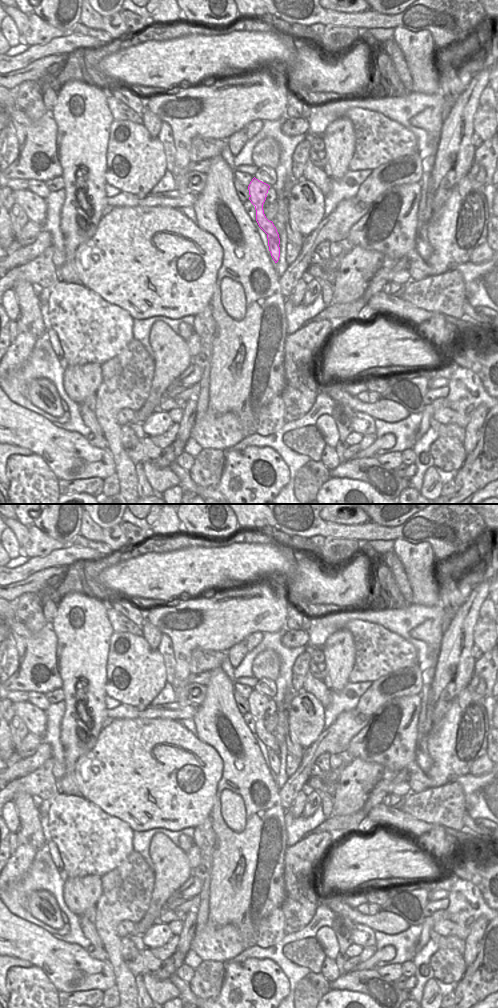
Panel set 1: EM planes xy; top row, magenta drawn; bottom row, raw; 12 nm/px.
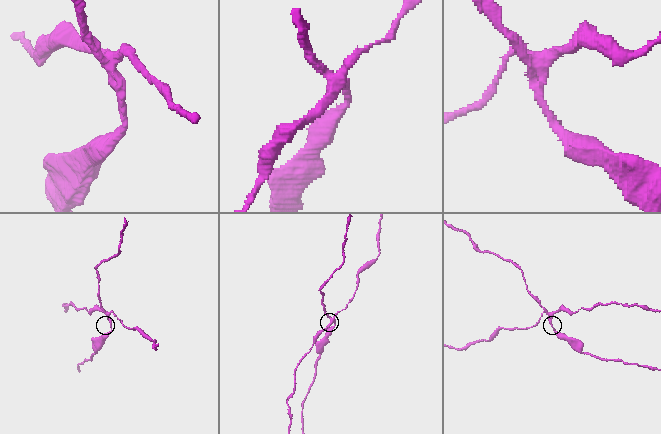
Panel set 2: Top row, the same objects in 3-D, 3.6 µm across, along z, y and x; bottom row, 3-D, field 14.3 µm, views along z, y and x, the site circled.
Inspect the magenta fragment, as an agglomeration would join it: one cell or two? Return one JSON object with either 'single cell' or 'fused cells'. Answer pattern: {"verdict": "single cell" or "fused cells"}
{"verdict": "fused cells"}

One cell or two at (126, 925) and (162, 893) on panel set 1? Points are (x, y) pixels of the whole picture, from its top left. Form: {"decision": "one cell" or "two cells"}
{"decision": "two cells"}

